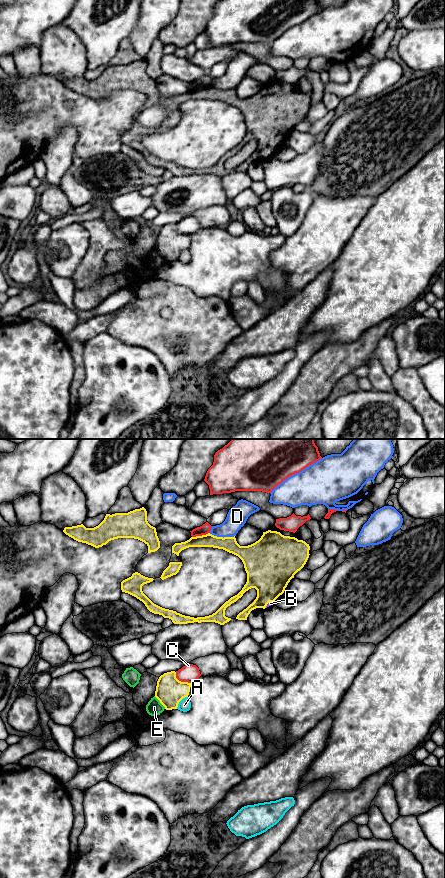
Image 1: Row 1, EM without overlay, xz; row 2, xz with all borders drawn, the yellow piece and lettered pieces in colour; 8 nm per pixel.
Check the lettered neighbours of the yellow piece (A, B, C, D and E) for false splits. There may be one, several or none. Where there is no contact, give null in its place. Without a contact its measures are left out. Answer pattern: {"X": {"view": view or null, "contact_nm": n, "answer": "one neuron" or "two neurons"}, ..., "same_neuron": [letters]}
{"A": {"view": "xz", "contact_nm": 140, "answer": "two neurons"}, "B": {"view": "xz", "contact_nm": 90, "answer": "one neuron"}, "C": {"view": "xz", "contact_nm": 160, "answer": "two neurons"}, "D": {"view": "xz", "contact_nm": 200, "answer": "two neurons"}, "E": {"view": "xz", "contact_nm": 140, "answer": "two neurons"}, "same_neuron": ["B"]}

